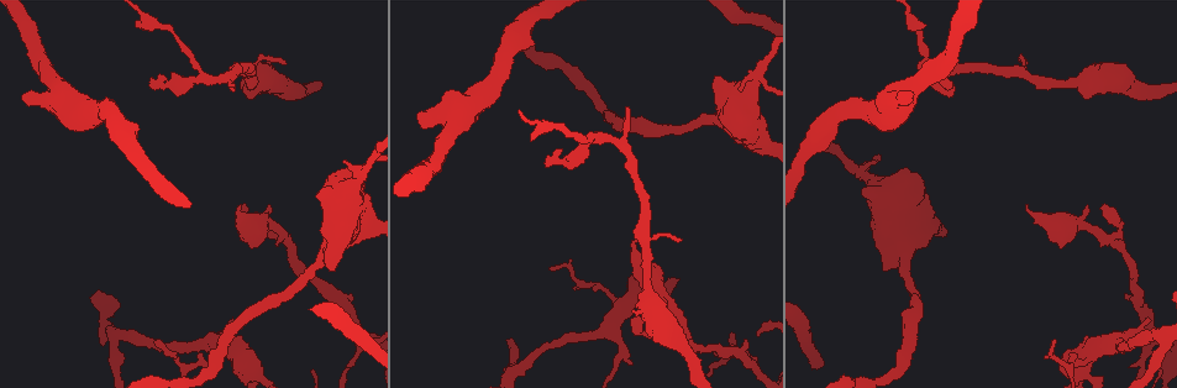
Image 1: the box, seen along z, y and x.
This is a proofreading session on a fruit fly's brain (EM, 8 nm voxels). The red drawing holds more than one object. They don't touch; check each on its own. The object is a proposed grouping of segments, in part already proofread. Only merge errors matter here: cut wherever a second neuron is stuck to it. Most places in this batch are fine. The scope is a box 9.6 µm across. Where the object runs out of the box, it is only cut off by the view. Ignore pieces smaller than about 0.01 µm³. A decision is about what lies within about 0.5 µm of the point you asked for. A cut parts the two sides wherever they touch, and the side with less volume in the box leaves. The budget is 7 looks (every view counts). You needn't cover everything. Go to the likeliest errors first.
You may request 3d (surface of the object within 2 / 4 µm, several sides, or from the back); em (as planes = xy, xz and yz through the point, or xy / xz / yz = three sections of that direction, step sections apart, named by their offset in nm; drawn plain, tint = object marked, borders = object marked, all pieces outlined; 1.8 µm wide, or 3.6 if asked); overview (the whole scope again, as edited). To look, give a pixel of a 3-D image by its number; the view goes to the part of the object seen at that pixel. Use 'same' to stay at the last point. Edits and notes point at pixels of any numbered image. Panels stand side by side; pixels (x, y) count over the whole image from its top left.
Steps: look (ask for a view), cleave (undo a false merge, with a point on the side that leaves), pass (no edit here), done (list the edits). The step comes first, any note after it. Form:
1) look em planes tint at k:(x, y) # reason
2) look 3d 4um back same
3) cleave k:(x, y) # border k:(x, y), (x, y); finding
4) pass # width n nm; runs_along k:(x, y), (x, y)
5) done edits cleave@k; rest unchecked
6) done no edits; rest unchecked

look 3d 4um at 1:(758, 72) # thin arm on a thick one

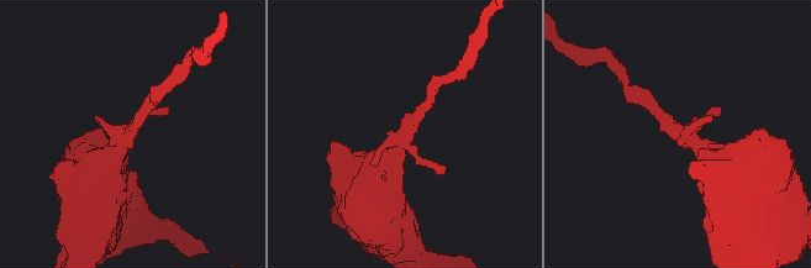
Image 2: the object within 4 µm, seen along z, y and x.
look em xz step 16 borders at 2:(683, 137) # need the tissue

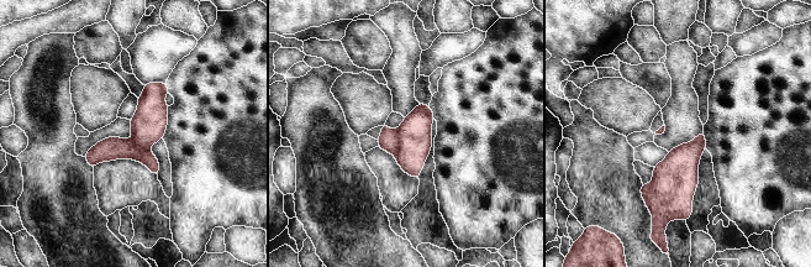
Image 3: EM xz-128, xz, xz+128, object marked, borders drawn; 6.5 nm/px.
cleave 3:(388, 140) # border 3:(395, 131), (398, 148), (393, 153); two neurons meet here

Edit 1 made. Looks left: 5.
look overview # redraw

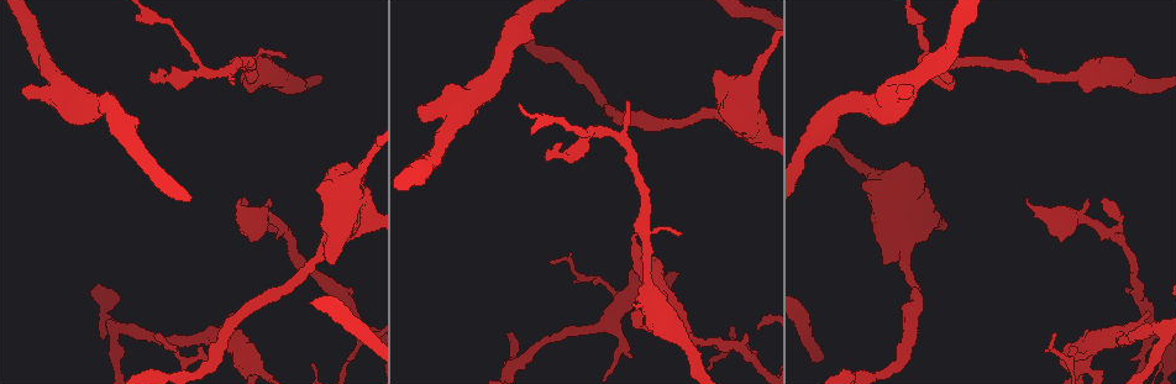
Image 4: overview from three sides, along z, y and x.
look 3d 2um at 4:(608, 319) # two arms at a narrow angle

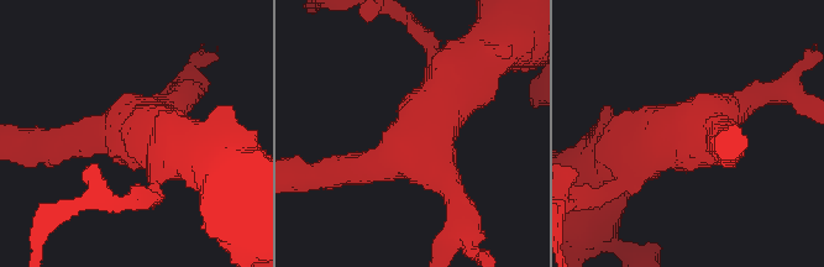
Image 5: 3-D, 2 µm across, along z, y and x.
look em yz step 4 tint at 5:(416, 143) # arms 4

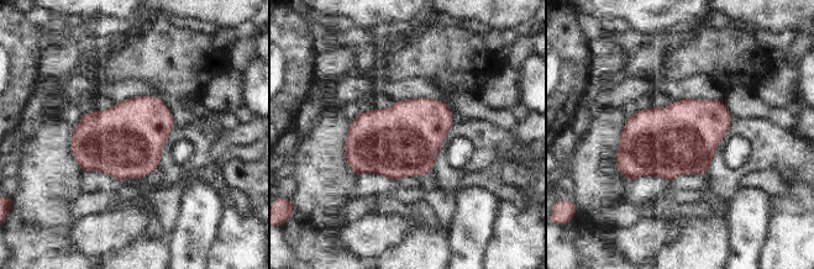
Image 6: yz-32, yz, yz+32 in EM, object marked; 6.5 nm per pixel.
look em planes tint same

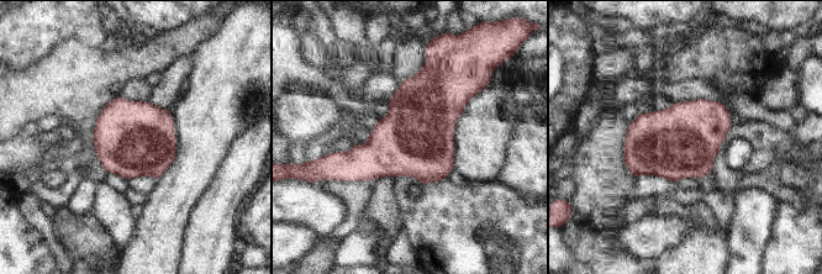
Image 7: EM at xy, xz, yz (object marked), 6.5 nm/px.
pass # continuous, no second neuron

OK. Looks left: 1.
look em 3.6um xy step 16 tint at 4:(753, 358) # three arms meet

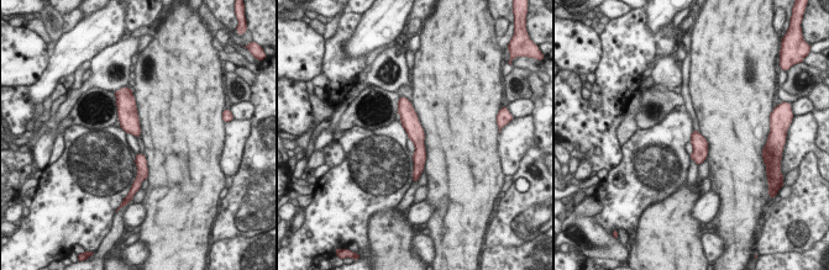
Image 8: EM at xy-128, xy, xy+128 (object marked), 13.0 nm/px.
pass # runs_along 8:(404, 101), (418, 137), (416, 170); one neuron here

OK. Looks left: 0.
done edits cleave@3; rest unchecked

